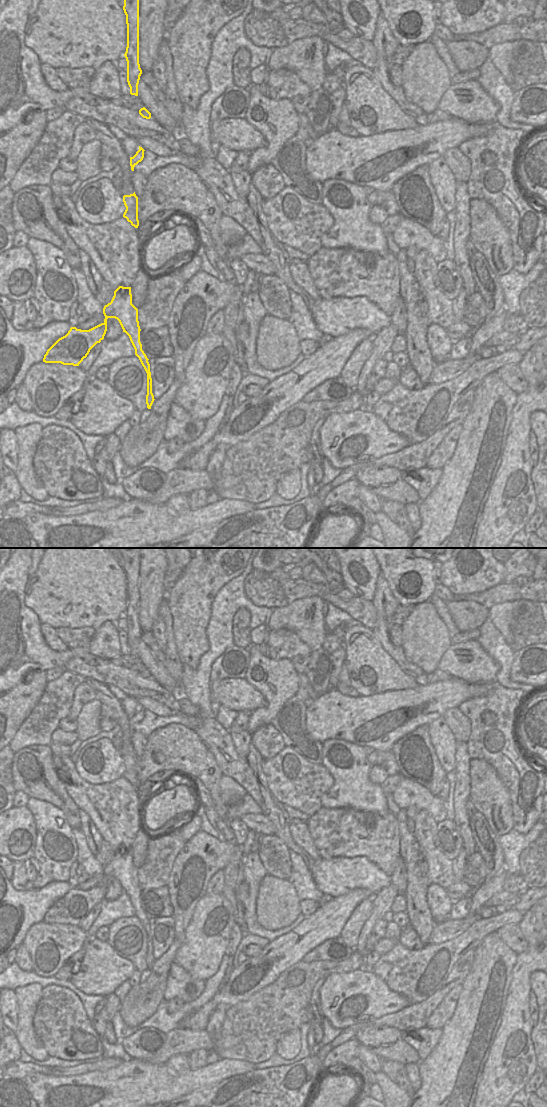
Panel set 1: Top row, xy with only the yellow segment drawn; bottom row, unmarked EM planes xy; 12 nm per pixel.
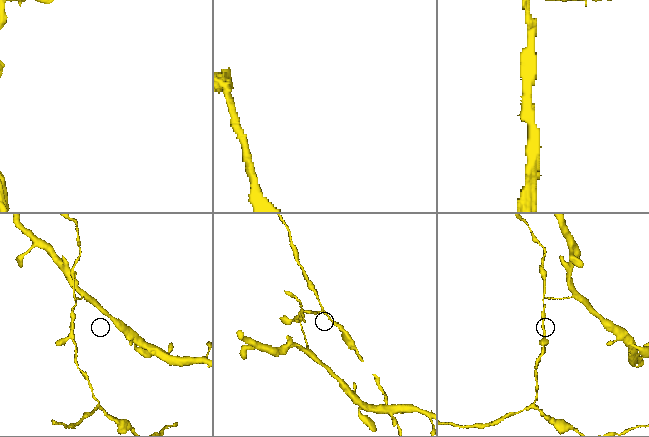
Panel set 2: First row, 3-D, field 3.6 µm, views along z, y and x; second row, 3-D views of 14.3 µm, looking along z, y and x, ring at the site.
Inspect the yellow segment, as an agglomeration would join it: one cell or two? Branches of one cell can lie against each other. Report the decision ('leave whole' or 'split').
split

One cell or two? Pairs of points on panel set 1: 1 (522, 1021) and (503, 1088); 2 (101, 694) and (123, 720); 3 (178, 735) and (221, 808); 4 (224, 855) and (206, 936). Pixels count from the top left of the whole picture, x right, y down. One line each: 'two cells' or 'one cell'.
1: one cell
2: one cell
3: one cell
4: two cells

